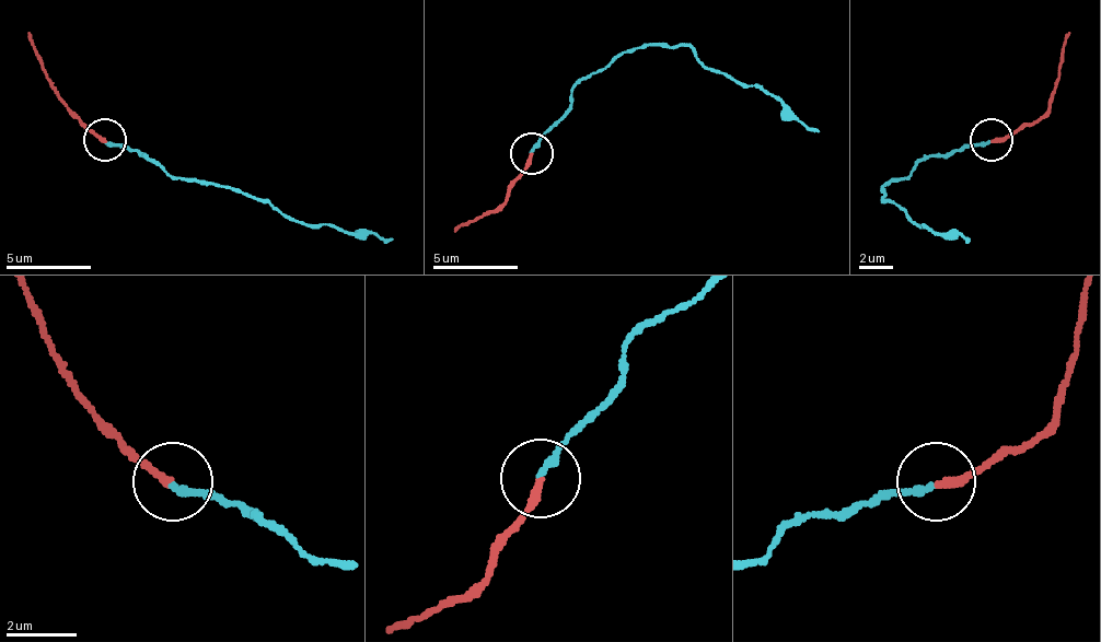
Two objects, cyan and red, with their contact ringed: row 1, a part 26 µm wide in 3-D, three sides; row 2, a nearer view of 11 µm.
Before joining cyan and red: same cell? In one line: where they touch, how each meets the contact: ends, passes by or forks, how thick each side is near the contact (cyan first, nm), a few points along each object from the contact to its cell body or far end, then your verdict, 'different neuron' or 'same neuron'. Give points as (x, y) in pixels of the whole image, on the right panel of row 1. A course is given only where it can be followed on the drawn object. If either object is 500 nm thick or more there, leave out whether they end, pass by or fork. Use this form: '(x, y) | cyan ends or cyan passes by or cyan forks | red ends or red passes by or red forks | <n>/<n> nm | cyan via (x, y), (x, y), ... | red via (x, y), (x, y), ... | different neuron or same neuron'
(992, 139) | cyan ends | red ends | 220/240 nm | cyan via (988, 138), (916, 164), (907, 176), (882, 185), (882, 198), (916, 223), (933, 232), (971, 240) | red via (992, 138), (1009, 138), (1047, 108), (1068, 33) | different neuron

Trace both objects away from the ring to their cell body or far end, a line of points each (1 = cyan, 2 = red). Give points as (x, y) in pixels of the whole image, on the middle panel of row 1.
1: (530, 150), (586, 78), (649, 44), (686, 44), (729, 78), (776, 95), (818, 133)
2: (530, 154), (525, 171), (496, 209), (454, 231)

